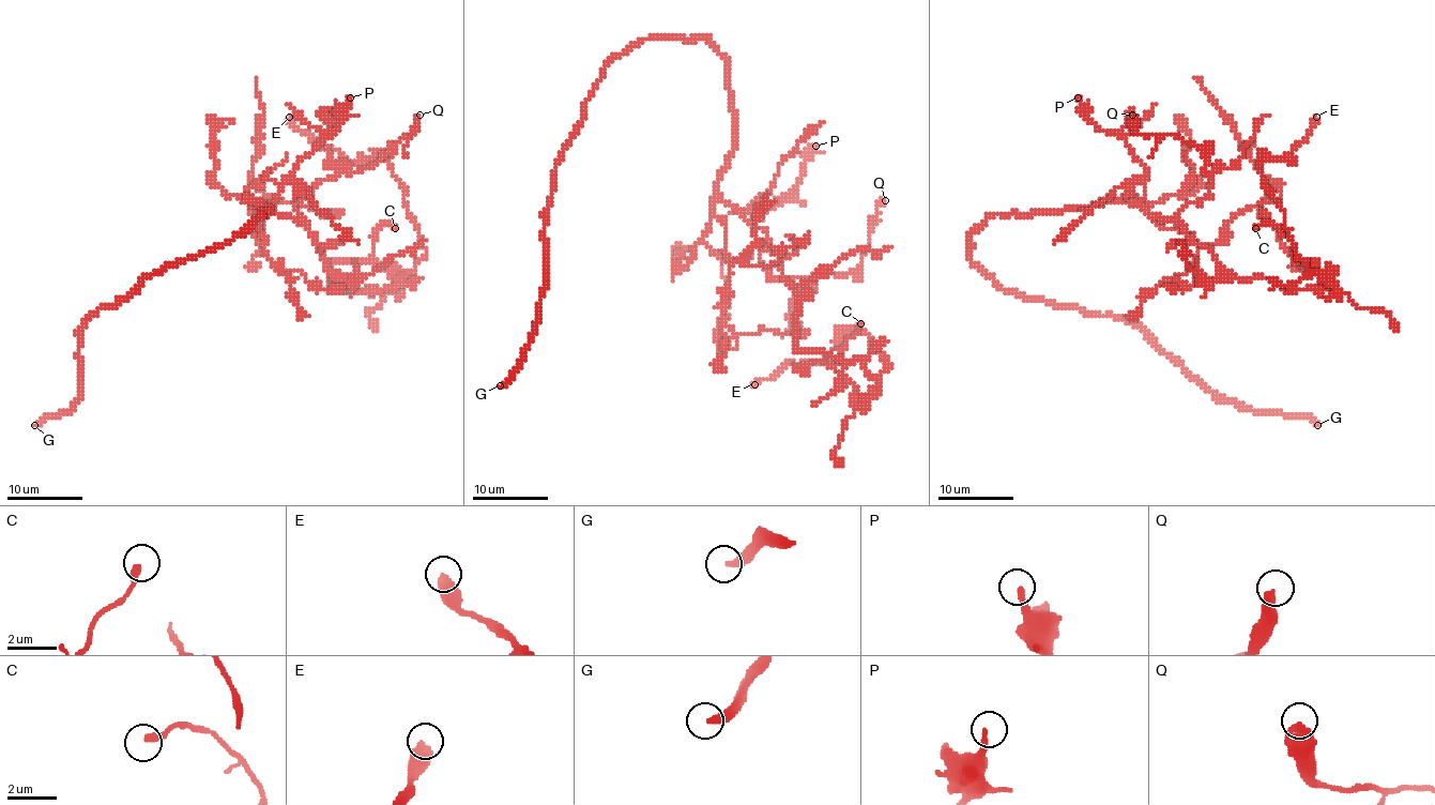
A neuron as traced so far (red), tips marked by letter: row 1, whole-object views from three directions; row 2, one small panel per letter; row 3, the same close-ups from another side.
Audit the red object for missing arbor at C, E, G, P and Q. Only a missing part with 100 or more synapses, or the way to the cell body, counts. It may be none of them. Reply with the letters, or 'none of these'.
G

